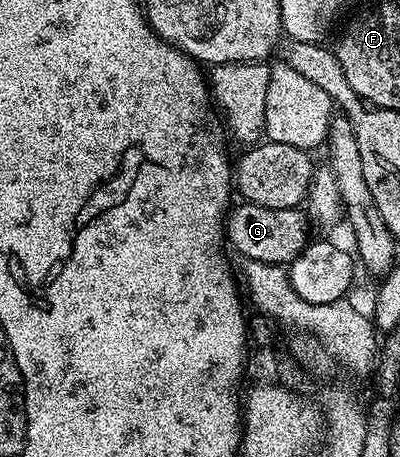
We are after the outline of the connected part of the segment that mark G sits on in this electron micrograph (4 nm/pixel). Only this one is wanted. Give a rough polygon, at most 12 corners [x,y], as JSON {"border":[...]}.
{"border":[[234,205],[240,257],[289,266],[309,243],[302,209]]}

